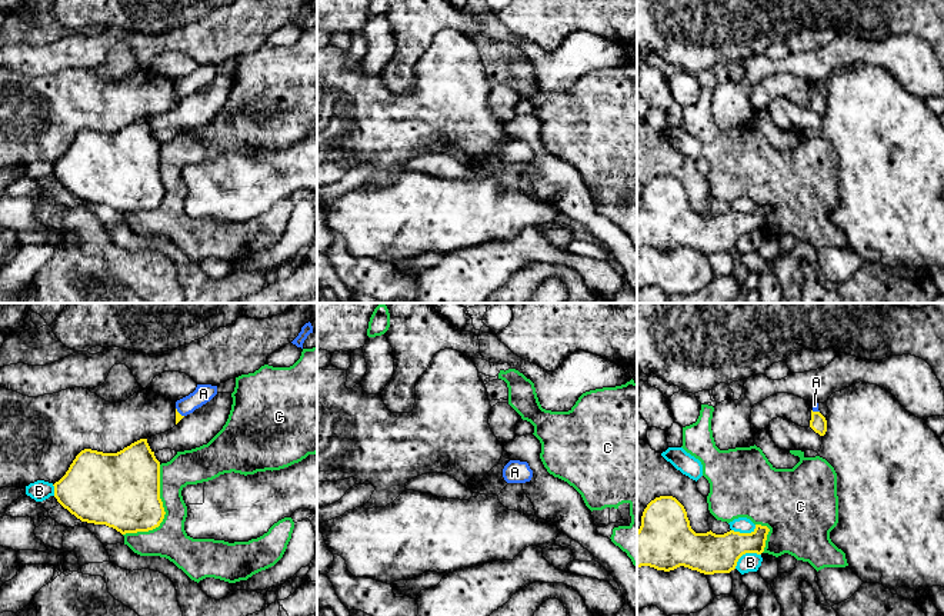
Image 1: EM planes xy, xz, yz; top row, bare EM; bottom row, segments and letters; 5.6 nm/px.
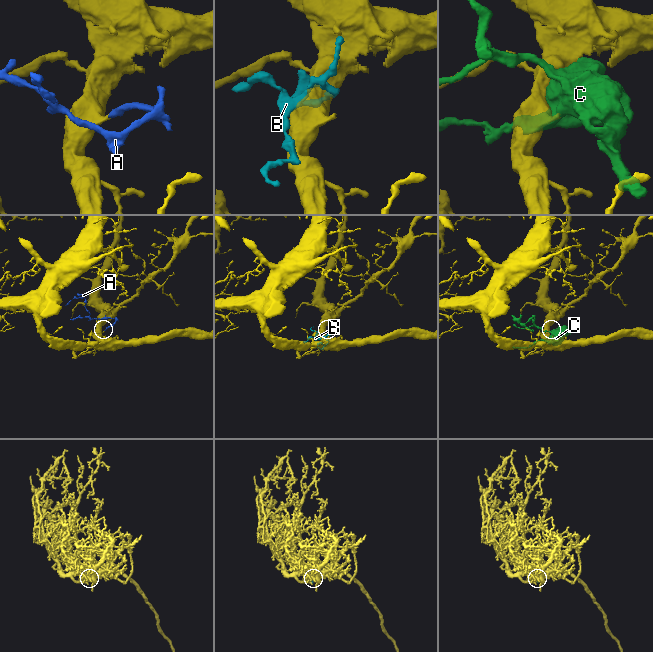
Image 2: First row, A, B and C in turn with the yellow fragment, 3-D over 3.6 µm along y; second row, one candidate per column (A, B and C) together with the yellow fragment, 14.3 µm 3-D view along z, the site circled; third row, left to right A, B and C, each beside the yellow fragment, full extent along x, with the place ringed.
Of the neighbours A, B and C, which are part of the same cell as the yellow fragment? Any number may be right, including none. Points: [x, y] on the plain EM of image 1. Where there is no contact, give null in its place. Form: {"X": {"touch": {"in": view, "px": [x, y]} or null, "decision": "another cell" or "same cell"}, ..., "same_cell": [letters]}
{"A": {"touch": {"in": "xy", "px": [177, 92]}, "decision": "same cell"}, "B": {"touch": {"in": "yz", "px": [744, 233]}, "decision": "another cell"}, "C": {"touch": {"in": "xy", "px": [164, 193]}, "decision": "another cell"}, "same_cell": ["A"]}

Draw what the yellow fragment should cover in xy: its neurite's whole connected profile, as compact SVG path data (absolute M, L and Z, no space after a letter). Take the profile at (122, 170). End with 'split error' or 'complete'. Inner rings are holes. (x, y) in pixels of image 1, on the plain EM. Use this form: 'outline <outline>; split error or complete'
outline M140 119L117 133L84 129L53 166L57 182L77 199L106 204L121 214L153 210L166 194L160 179L160 141L147 119Z; complete

